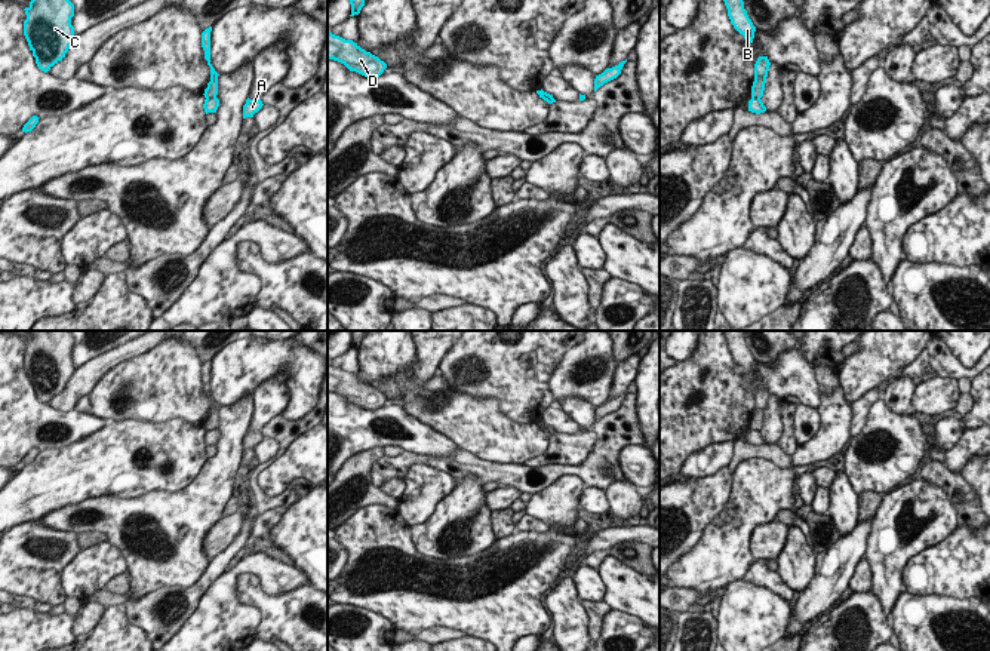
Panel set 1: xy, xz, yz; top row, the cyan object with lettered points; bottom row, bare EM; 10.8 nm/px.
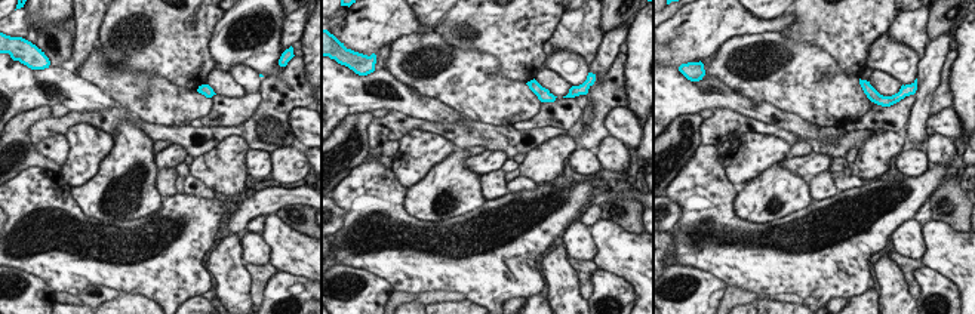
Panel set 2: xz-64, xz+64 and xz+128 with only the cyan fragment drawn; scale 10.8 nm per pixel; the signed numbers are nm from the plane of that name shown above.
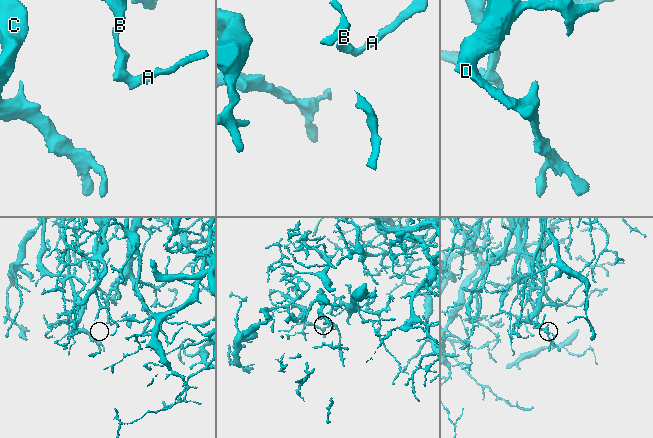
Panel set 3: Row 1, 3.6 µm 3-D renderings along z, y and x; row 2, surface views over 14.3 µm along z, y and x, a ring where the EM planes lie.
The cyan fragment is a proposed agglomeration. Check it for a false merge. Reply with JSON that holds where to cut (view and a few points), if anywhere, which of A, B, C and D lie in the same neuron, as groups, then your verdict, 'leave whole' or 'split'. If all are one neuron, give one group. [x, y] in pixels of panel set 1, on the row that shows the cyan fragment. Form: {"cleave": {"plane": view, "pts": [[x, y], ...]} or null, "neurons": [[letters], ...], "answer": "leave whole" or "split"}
{"cleave": {"plane": "xy", "pts": [[215, 97], [206, 100]]}, "neurons": [["A"], ["B", "C", "D"]], "answer": "split"}

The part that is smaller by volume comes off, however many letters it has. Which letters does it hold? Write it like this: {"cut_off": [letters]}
{"cut_off": ["A"]}

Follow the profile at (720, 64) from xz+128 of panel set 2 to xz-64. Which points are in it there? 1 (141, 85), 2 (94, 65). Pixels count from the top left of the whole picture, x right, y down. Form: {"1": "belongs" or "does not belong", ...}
{"1": "belongs", "2": "belongs"}

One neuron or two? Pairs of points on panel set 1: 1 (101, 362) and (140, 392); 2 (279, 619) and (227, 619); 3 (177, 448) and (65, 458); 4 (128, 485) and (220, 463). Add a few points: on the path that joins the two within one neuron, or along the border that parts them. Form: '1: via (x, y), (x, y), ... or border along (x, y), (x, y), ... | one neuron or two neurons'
1: border along (141, 353), (117, 362), (88, 395) | two neurons
2: border along (237, 593), (240, 602), (260, 610), (257, 635) | two neurons
3: via (148, 444), (135, 447), (123, 458), (94, 458) | one neuron
4: border along (208, 458), (199, 475), (175, 491) | two neurons

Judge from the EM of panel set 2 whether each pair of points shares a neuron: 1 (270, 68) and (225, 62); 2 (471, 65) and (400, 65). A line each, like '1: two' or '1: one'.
1: one
2: one

